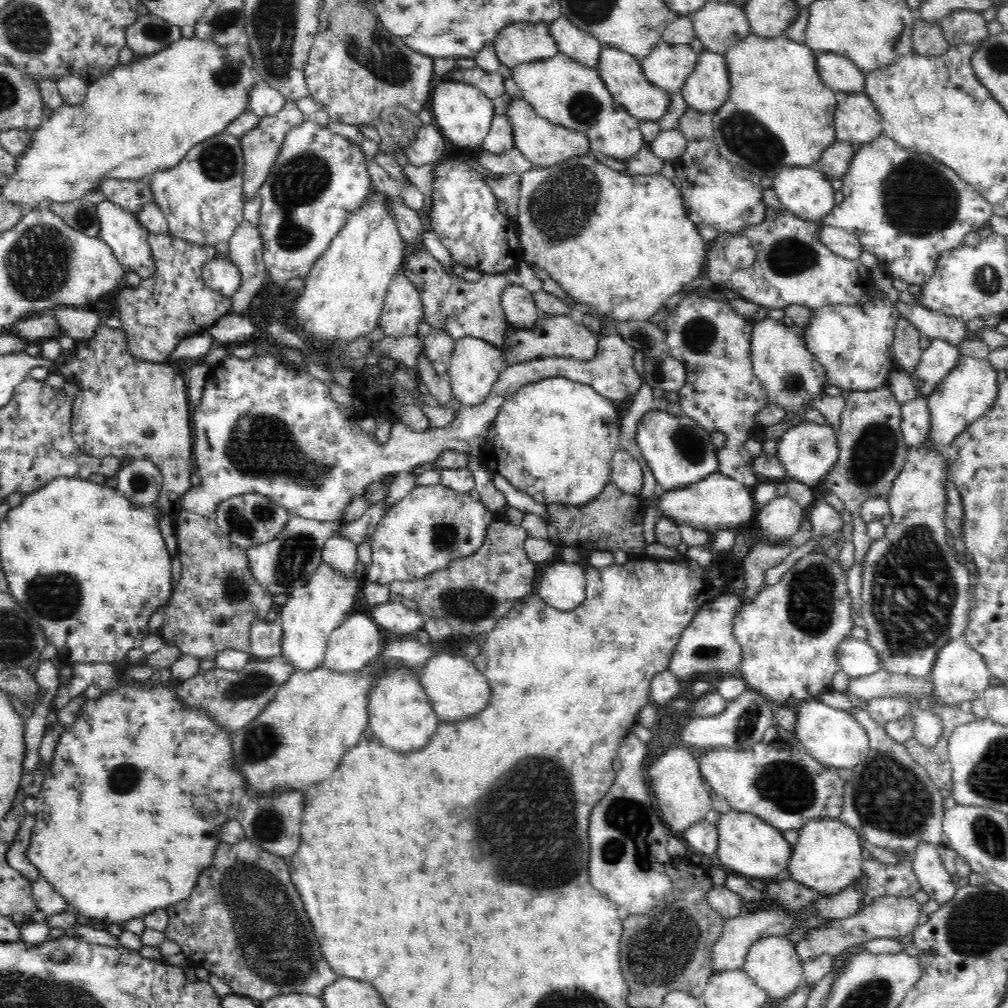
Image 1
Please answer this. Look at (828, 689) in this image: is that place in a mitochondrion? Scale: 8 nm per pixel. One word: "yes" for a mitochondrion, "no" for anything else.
no

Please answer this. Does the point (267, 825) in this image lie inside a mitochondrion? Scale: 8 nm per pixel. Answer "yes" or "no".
yes

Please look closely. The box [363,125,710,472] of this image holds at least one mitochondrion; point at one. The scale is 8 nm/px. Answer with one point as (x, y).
(568, 195)

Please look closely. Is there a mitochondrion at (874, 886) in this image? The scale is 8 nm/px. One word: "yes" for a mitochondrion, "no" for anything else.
no

